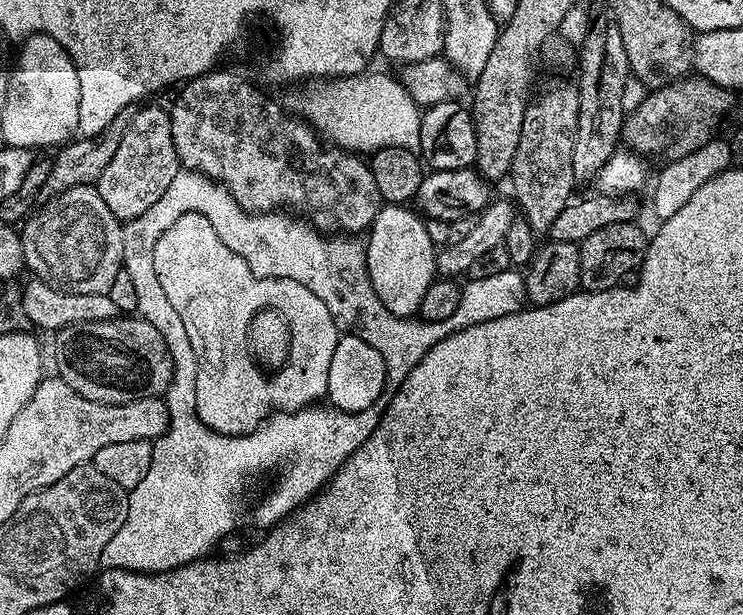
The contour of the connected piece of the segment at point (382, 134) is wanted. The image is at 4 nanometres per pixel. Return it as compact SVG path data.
M365 70L358 76L316 78L305 83L299 115L325 141L347 152L371 154L383 148L419 149L421 105L414 102L397 77L395 80L384 72L372 71Z

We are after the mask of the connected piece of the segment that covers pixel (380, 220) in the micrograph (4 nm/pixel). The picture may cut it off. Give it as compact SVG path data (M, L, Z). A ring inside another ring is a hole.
M384 204L372 222L364 246L368 277L380 301L390 314L405 318L415 317L420 310L420 303L416 301L416 270L436 264L438 251L438 244L428 233L429 225L419 211L410 209L402 204Z

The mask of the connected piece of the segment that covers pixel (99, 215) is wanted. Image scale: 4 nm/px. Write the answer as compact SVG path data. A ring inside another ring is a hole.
M91 184L74 186L61 196L51 197L48 205L37 207L23 221L19 229L24 268L32 271L37 280L46 282L51 288L57 288L70 294L108 294L113 290L116 279L121 279L124 267L124 228L122 221L111 212L110 207L99 196L99 190Z

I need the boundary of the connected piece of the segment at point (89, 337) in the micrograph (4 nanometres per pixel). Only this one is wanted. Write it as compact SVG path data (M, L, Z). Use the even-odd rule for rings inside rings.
M103 320L66 326L55 333L56 372L82 398L103 404L125 404L151 396L163 397L172 384L172 355L149 320Z

